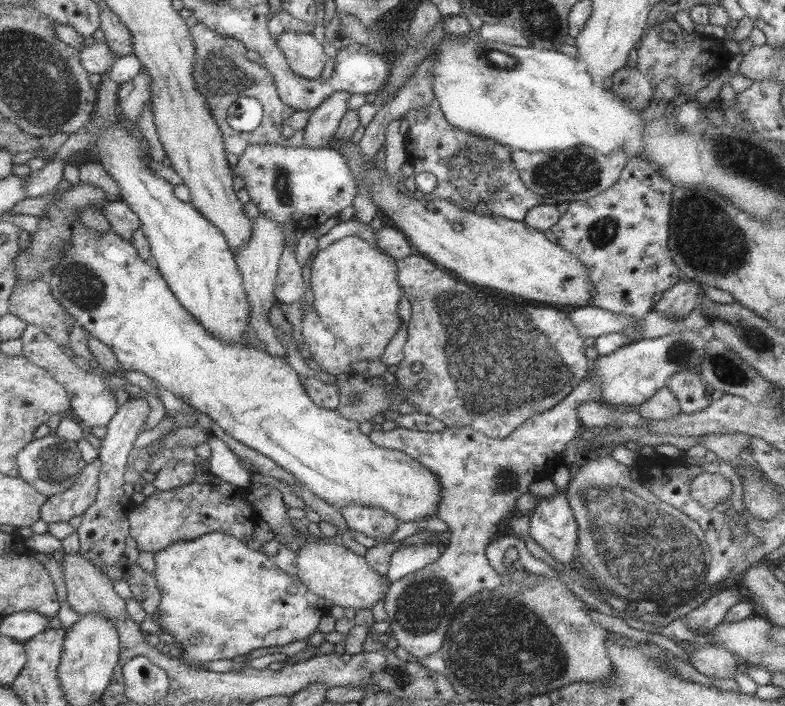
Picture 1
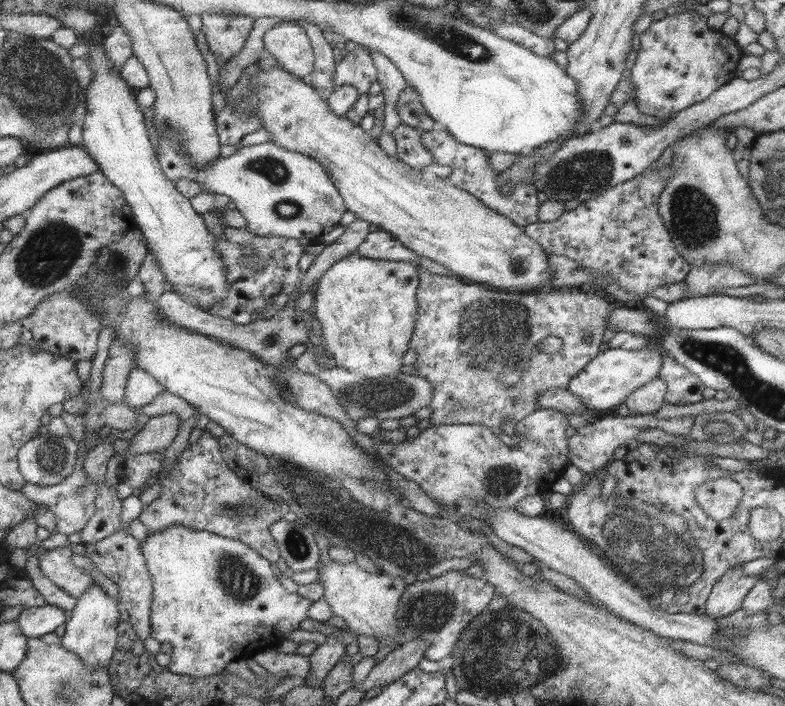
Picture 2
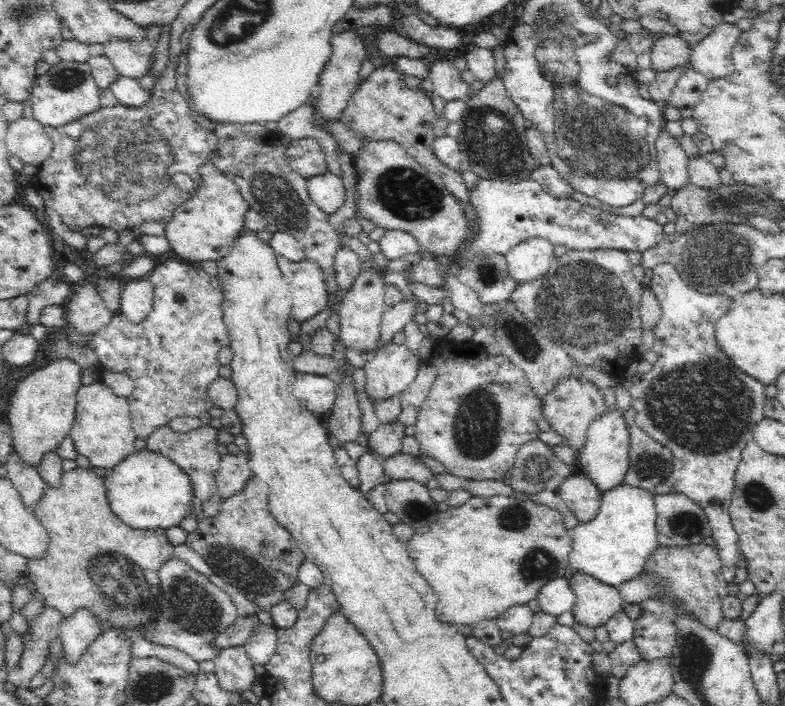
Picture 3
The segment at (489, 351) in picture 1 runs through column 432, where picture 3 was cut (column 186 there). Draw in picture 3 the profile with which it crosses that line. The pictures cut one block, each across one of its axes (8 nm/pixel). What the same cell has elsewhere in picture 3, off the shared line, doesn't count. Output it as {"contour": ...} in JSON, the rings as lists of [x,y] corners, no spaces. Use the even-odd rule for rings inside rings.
{"contour":[[[179,259],[168,260],[153,268],[146,277],[152,283],[152,310],[146,320],[133,324],[123,314],[116,314],[96,334],[87,338],[87,344],[98,355],[106,368],[128,375],[134,383],[133,394],[127,398],[131,413],[131,430],[138,439],[146,440],[173,418],[198,418],[201,425],[211,424],[209,411],[216,405],[208,397],[207,388],[221,378],[218,353],[229,346],[229,332],[224,324],[223,292],[218,277],[209,275],[198,264]]]}

